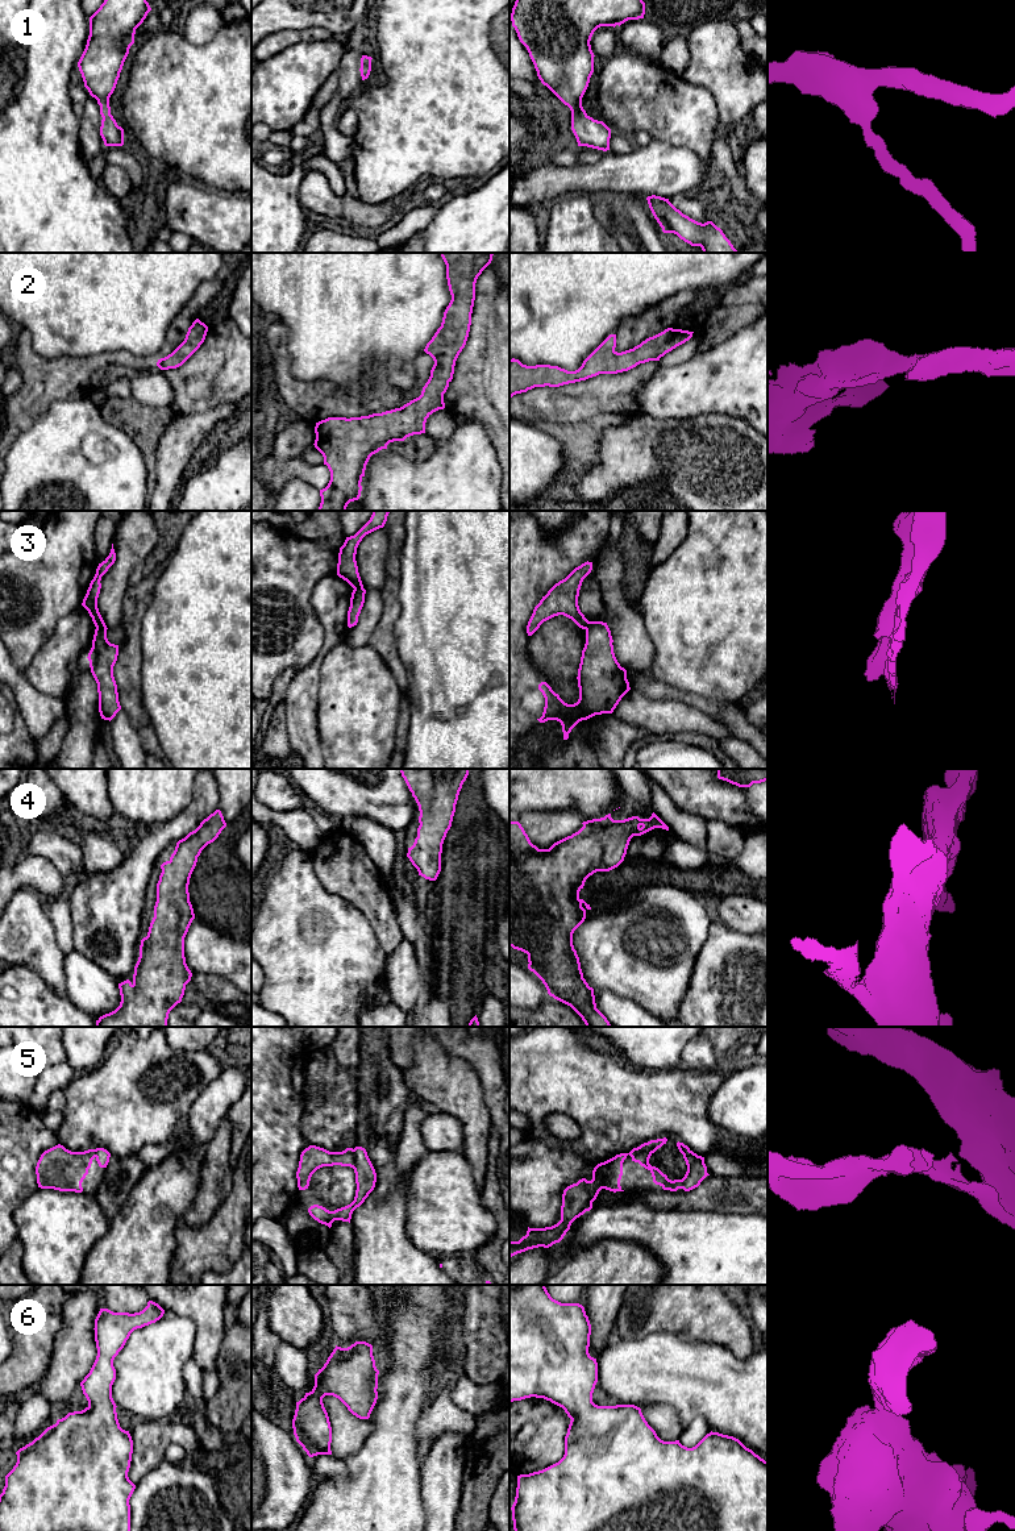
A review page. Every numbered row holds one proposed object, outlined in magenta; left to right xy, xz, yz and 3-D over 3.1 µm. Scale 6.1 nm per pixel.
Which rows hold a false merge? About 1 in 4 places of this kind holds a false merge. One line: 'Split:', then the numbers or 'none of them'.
Split: 3

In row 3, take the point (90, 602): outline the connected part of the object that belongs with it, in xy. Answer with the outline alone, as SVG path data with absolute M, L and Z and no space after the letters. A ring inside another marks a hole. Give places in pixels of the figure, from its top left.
M112 544L109 556L101 563L99 563L96 574L91 581L87 594L82 603L82 606L88 611L90 616L92 617L95 627L101 627L105 624L97 608L97 598L101 588L101 577L108 571L108 569L115 563L115 561L116 553Z

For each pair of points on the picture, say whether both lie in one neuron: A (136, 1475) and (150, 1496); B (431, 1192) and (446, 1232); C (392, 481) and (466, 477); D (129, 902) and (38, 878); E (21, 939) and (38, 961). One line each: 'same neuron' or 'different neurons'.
A: different neurons
B: same neuron
C: same neuron
D: different neurons
E: same neuron

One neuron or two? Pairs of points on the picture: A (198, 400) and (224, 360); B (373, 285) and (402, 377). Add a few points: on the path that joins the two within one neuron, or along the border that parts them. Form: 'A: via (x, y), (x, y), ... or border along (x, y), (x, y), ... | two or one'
A: via (198, 390), (217, 370) | one
B: via (375, 307), (395, 354) | one

